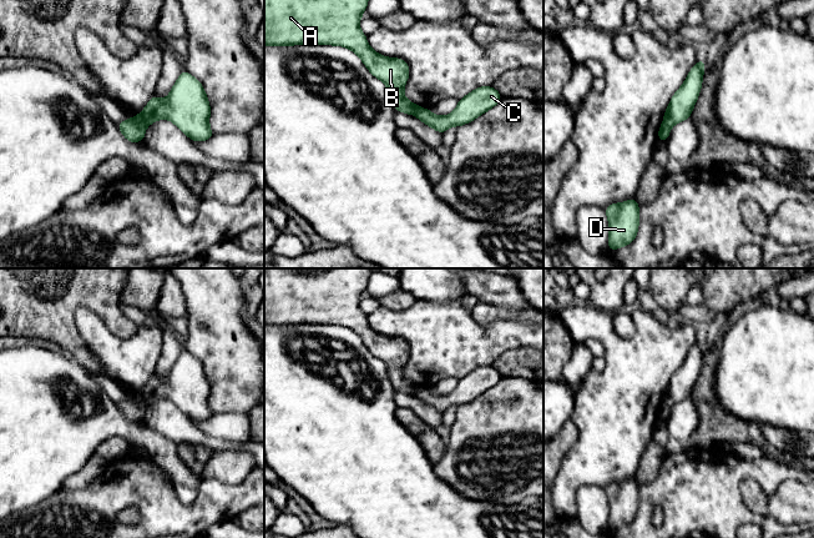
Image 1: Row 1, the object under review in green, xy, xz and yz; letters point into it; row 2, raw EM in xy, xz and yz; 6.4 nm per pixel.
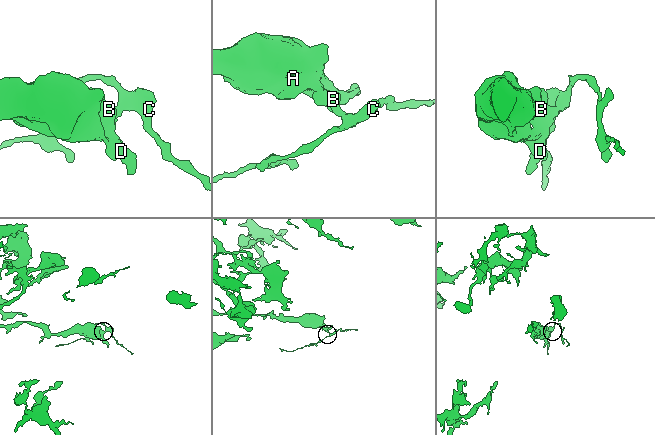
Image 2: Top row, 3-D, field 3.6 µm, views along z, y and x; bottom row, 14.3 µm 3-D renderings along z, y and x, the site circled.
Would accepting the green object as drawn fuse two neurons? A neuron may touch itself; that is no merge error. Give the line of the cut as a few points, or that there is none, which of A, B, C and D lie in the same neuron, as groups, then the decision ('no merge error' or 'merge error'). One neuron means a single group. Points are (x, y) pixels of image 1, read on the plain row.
xy (135, 397), (145, 407) | A B D / C | merge error

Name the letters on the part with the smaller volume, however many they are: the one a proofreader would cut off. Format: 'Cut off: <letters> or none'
Cut off: C

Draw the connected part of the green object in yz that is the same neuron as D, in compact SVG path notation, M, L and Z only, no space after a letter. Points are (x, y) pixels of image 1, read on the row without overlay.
M636 478L611 483L605 491L610 508L608 531L631 524L637 516L639 504L639 484Z

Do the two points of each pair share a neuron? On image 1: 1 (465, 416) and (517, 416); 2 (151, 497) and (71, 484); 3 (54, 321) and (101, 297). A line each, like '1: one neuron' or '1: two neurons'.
1: one neuron
2: two neurons
3: one neuron

